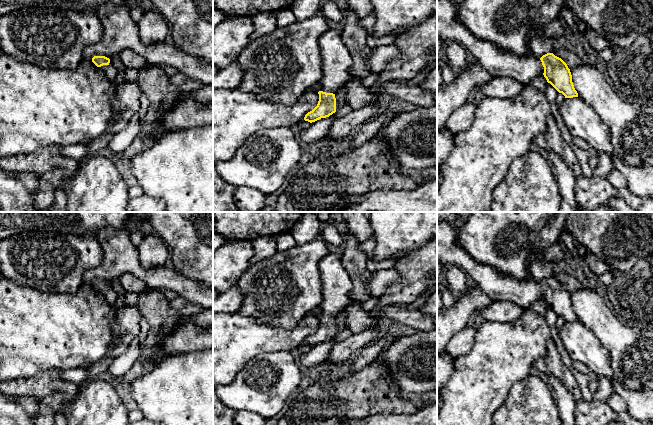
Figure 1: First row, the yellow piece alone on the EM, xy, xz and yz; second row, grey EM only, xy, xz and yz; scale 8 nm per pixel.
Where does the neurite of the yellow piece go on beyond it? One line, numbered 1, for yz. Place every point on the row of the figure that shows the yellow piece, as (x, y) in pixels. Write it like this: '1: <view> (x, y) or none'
1: yz (498, 62)

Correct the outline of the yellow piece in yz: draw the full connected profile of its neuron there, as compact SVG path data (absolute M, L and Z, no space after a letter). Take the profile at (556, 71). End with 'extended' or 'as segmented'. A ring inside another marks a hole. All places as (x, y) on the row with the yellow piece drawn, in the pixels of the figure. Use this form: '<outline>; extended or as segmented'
M437 0L437 40L455 41L469 50L475 60L492 77L509 77L523 85L543 75L565 98L578 97L567 64L553 53L540 59L533 54L519 57L494 43L475 37L456 16L457 5L450 0Z; extended

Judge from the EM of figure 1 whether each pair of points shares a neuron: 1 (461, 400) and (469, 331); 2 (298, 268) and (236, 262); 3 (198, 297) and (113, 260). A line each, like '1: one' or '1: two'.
1: two
2: two
3: one

